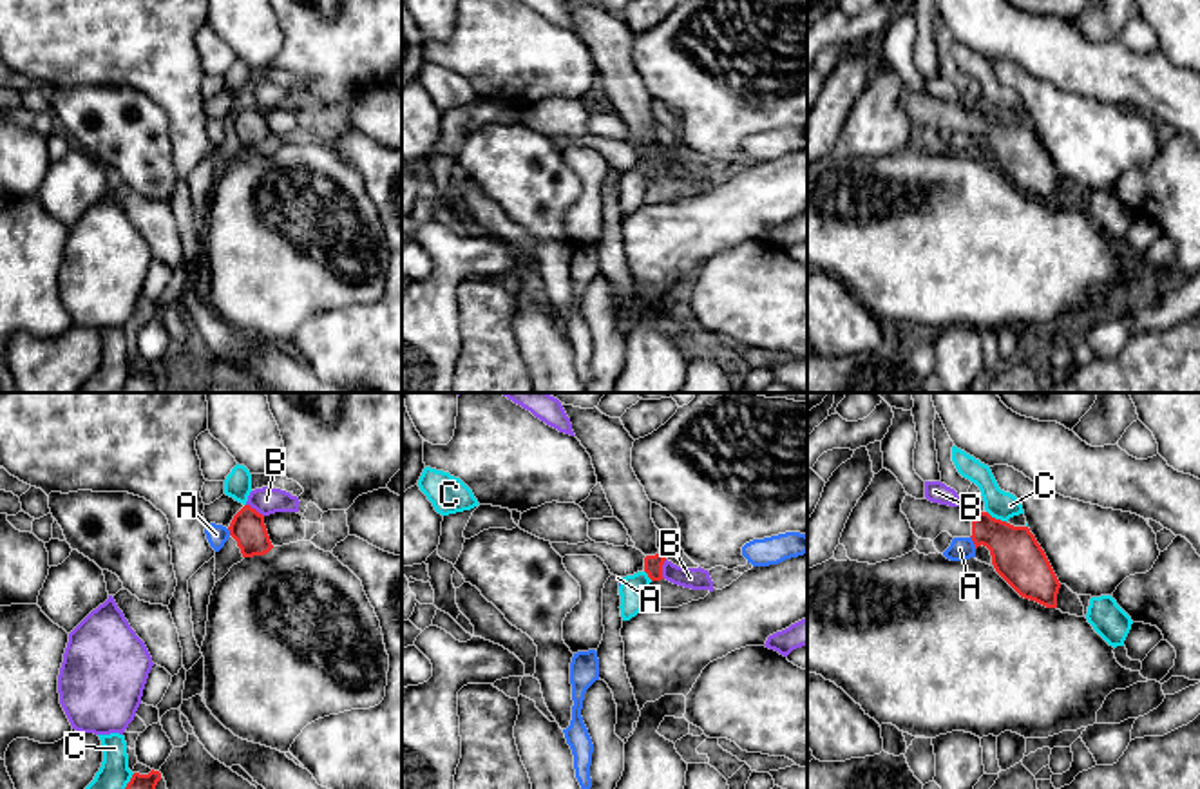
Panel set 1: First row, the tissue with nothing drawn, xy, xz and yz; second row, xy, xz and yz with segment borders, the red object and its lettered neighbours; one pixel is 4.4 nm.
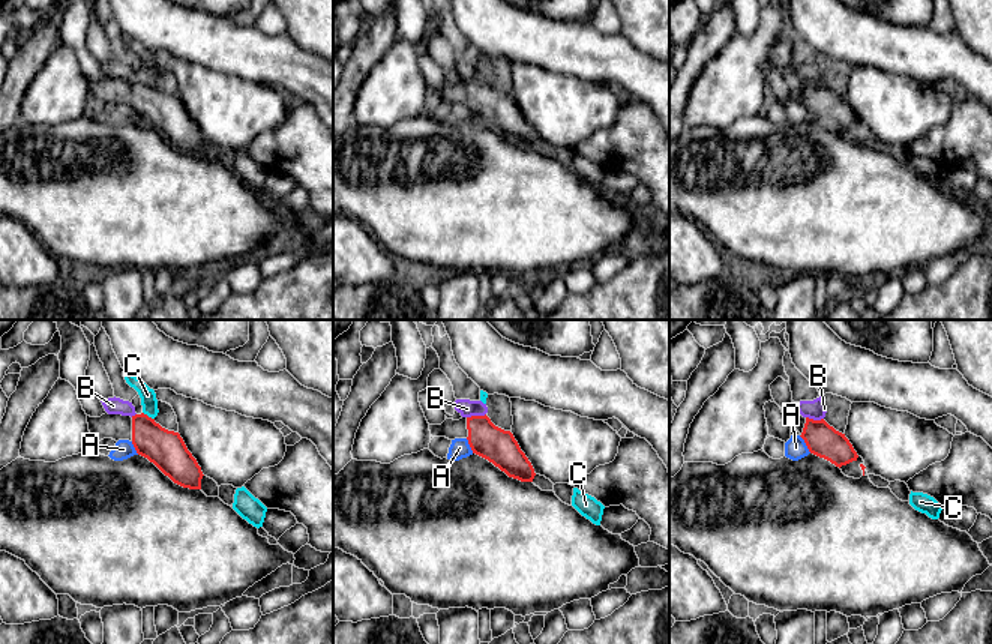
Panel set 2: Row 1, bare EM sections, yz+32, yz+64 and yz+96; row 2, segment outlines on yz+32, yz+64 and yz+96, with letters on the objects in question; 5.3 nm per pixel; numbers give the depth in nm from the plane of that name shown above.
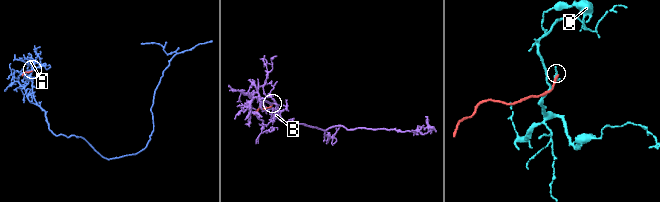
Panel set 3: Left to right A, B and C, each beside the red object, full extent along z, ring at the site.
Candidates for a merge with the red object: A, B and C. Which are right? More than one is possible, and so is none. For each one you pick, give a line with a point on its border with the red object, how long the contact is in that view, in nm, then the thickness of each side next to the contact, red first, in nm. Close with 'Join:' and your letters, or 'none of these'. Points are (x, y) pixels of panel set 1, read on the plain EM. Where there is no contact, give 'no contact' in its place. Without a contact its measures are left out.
Join: none of these

